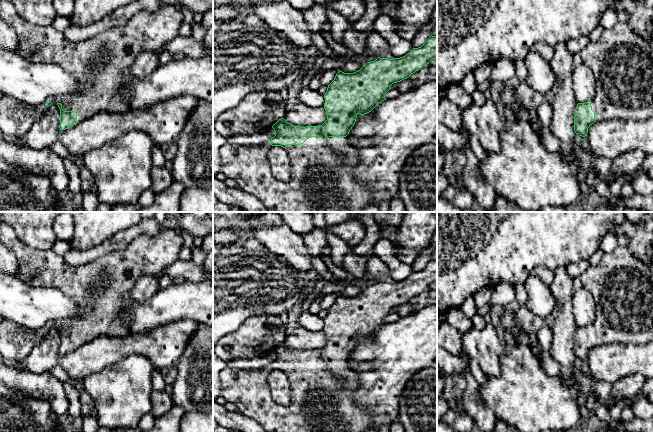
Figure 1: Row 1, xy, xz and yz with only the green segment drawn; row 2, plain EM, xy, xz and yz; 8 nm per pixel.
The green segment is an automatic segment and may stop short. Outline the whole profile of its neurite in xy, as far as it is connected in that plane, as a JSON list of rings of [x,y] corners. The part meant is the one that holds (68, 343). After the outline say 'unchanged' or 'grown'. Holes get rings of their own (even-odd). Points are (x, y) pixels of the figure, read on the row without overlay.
[[[0,221],[0,242],[10,249],[18,260],[18,277],[24,283],[33,287],[56,288],[69,298],[75,300],[78,304],[78,316],[73,319],[62,319],[50,321],[37,330],[22,327],[14,322],[2,319],[0,323],[0,354],[4,359],[22,361],[29,356],[33,347],[41,341],[52,328],[56,327],[60,333],[60,354],[70,352],[77,347],[84,345],[100,336],[116,333],[123,336],[130,334],[130,328],[120,324],[116,319],[116,310],[118,303],[131,303],[134,299],[133,288],[138,279],[142,276],[150,276],[160,279],[164,276],[165,269],[173,262],[179,259],[179,252],[183,246],[183,238],[180,230],[177,228],[165,228],[154,235],[140,234],[135,237],[126,248],[116,251],[86,264],[71,266],[64,256],[58,254],[52,249],[35,250],[22,243],[13,228]]]; grown

